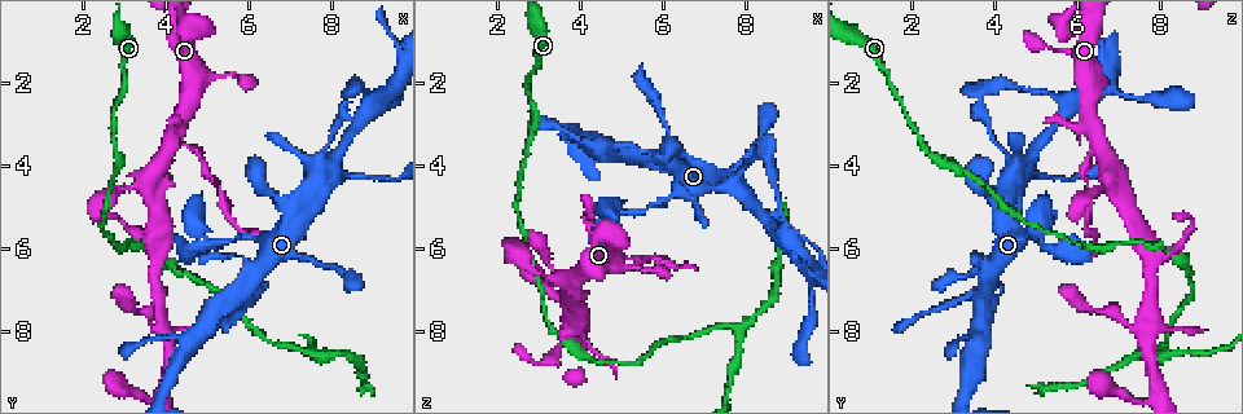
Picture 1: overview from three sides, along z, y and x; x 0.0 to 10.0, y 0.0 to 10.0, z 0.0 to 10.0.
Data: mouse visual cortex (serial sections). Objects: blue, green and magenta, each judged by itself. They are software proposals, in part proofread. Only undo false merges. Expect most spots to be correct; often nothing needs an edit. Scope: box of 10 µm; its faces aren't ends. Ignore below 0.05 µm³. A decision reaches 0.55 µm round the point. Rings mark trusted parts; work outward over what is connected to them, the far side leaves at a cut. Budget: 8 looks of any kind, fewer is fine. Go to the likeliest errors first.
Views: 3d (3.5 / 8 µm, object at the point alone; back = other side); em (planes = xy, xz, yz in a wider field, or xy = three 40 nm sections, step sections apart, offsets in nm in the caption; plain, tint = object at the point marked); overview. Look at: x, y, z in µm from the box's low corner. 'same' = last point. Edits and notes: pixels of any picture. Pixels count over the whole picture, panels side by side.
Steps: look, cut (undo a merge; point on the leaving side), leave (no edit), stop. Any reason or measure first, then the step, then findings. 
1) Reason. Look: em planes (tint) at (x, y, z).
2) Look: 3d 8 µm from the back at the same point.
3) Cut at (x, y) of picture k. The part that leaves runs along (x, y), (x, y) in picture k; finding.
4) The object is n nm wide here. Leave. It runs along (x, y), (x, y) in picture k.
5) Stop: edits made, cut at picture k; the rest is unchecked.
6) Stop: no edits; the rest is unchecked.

Three arms meet. Look: 3d 8 µm at (7.80, 8.60, 8.00).

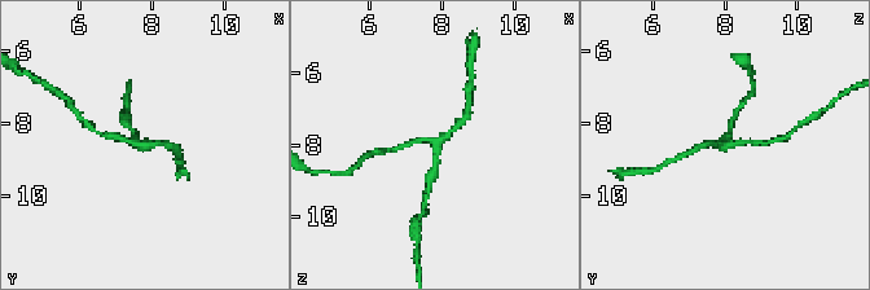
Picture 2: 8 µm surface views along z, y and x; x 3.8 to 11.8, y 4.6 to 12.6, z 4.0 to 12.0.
3 arms meet here; the arms are 200, 200, 200 nm wide; need the tissue. Look: em planes (tint) at the same point.

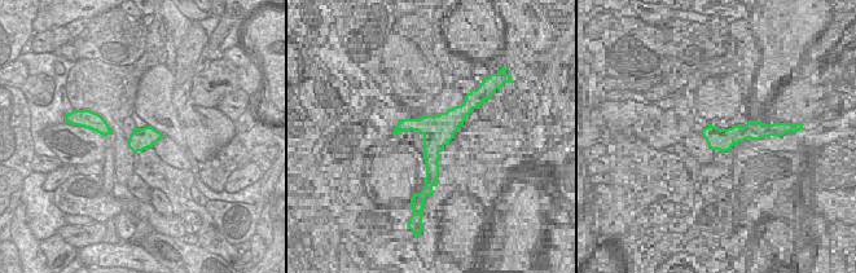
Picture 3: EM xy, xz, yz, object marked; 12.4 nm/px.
Leave. It runs along (400, 146), (422, 140), (436, 143), (464, 119) in picture 2; one cell here.

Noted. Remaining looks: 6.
Two arms in line, one across. Look: 3d 3.5 µm at (6.10, 6.55, 4.00).

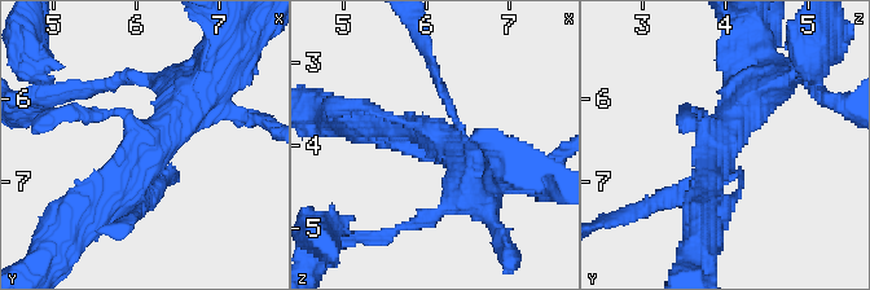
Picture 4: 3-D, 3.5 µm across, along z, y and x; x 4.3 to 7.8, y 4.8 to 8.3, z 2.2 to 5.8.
Look: em planes (tint) at (6.15, 6.65, 3.95).

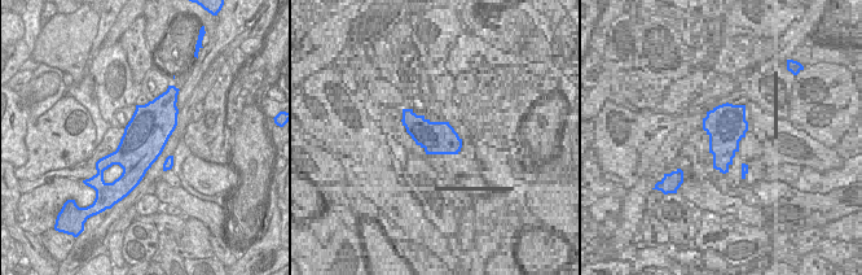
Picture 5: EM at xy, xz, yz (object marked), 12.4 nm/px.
Leave. It runs along (202, 93), (83, 205) in picture 4; all the same cell.

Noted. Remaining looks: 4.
Sharp bend. Look: 3d 3.5 µm at (4.15, 3.25, 6.50).

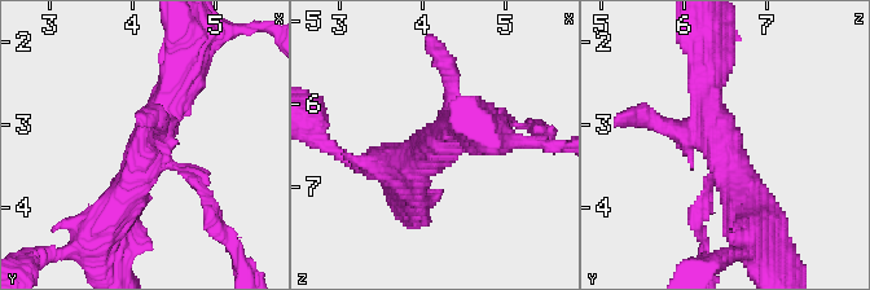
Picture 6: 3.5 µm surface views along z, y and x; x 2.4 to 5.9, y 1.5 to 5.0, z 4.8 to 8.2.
Look: em xy step 3 (tint) at (4.15, 3.30, 6.50).

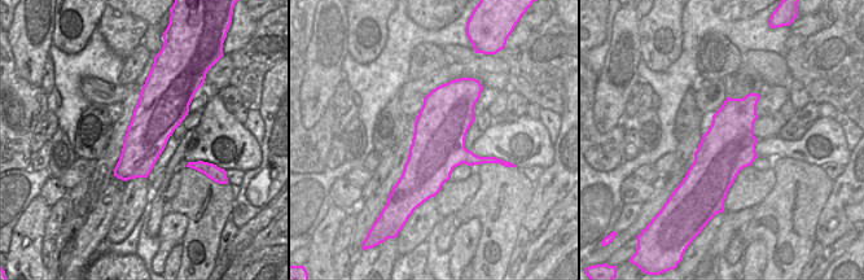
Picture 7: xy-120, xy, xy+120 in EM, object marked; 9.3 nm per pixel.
Leave. It runs along (180, 73), (145, 163), (109, 219) in picture 6; one cell here.

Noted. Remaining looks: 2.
Stop: no edits; the rest is unchecked.

